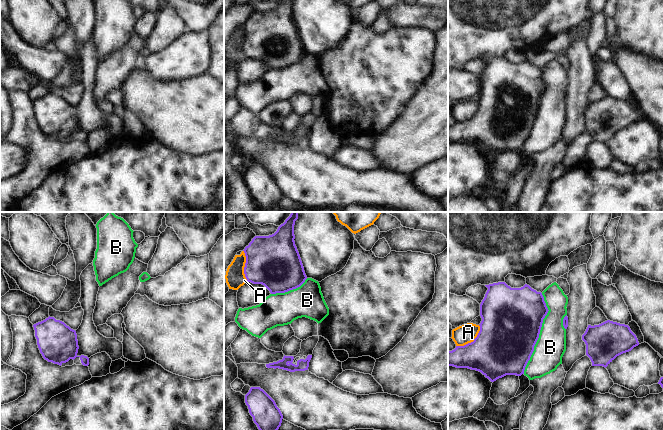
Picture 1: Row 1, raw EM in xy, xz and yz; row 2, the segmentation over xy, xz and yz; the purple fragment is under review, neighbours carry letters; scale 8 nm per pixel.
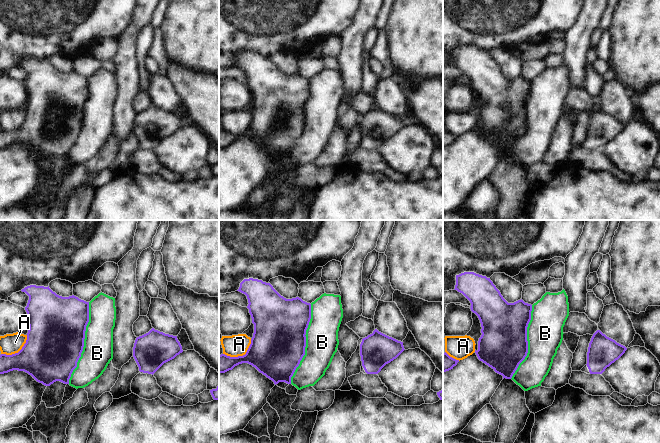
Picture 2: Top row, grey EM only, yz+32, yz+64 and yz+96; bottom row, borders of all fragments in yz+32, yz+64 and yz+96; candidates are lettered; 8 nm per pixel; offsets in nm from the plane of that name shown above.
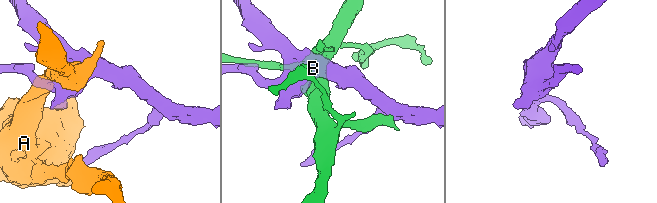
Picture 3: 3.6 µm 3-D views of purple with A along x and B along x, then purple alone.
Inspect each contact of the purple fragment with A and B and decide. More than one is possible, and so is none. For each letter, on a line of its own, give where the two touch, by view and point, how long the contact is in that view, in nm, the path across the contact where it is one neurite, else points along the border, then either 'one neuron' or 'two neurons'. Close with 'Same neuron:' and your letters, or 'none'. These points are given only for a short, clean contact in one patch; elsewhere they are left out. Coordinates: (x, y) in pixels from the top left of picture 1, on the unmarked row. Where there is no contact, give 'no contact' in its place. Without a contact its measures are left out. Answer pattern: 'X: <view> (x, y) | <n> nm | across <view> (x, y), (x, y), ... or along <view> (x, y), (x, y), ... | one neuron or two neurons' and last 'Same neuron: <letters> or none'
A: yz (471, 118) | 260 nm | two neurons
B: yz (539, 109) | 650 nm | two neurons
Same neuron: none

